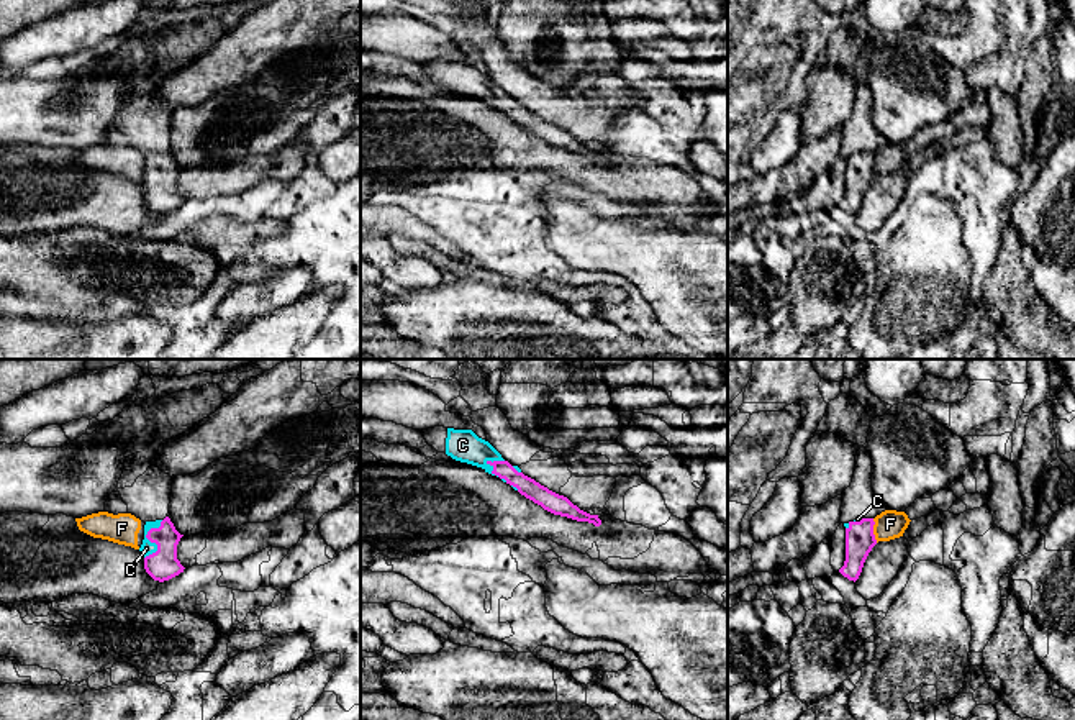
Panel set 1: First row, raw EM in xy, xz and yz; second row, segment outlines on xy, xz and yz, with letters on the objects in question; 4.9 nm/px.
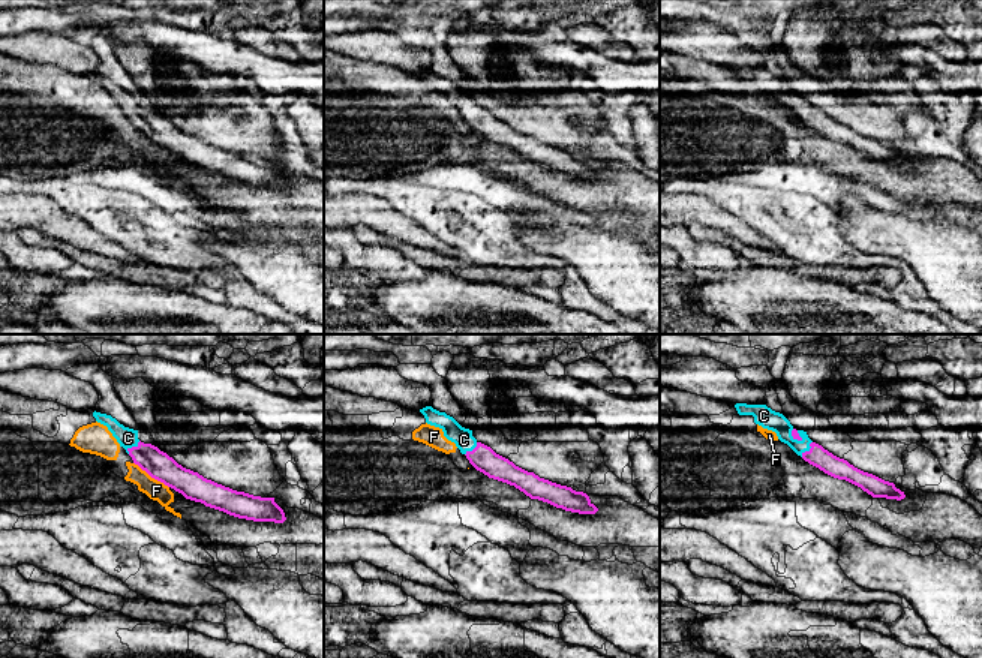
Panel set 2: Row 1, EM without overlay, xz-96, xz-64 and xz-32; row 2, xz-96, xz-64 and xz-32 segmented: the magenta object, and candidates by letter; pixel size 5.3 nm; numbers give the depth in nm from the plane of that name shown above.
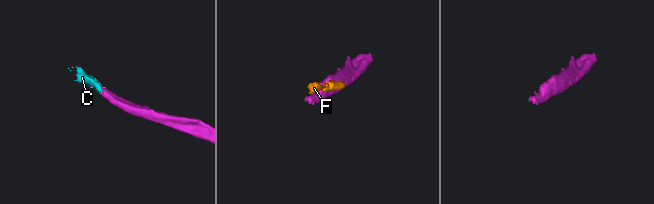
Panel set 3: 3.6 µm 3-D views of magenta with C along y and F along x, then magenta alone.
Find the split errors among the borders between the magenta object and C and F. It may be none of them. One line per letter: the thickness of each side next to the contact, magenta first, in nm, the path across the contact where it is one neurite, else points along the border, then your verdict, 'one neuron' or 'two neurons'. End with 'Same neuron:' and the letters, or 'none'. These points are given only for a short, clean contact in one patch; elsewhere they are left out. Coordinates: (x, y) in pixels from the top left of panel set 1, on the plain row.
C: 150/70 nm | one neuron
F: 140/140 nm | two neurons
Same neuron: C

